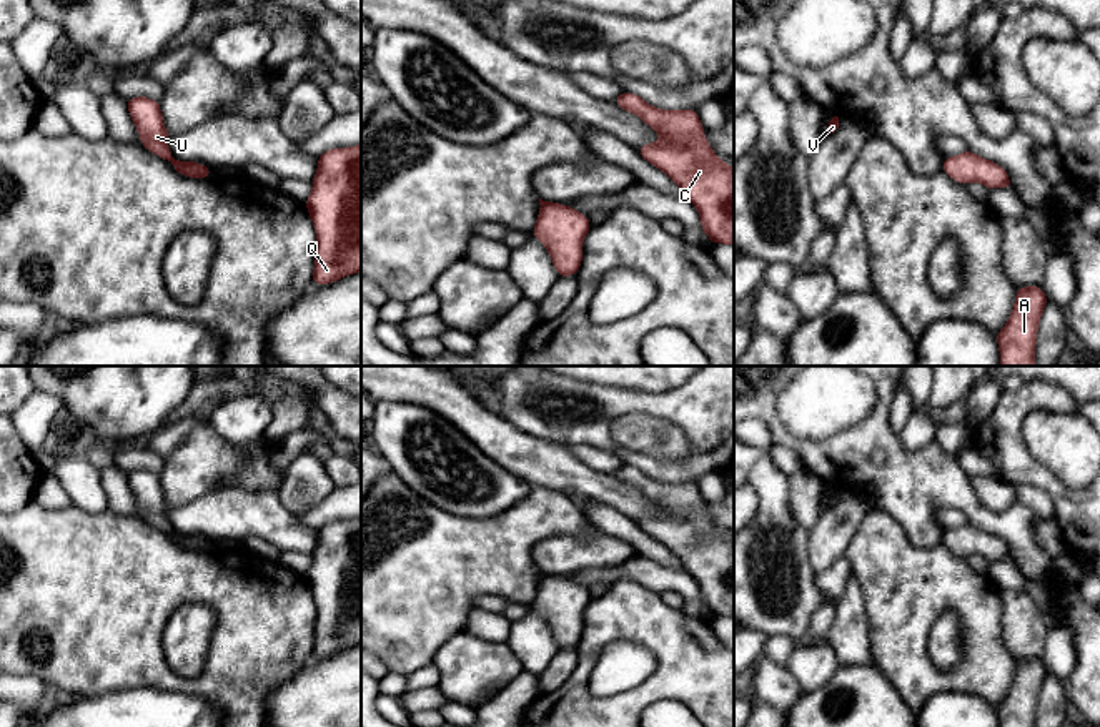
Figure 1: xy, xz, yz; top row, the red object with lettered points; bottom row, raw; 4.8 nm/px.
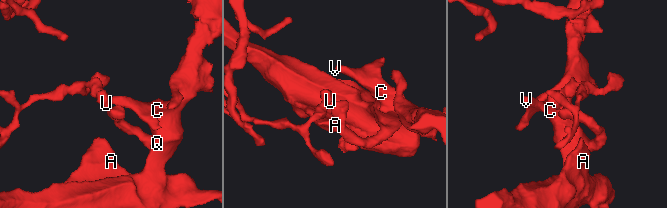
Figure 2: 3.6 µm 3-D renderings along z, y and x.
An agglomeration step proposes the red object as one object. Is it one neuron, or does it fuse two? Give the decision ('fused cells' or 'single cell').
fused cells

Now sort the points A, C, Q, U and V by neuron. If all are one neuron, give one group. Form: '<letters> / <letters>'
A C Q V / U

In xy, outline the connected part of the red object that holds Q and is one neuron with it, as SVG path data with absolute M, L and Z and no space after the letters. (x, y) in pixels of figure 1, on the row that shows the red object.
M361 145L331 148L318 156L311 185L305 201L318 236L311 283L328 284L361 271Z

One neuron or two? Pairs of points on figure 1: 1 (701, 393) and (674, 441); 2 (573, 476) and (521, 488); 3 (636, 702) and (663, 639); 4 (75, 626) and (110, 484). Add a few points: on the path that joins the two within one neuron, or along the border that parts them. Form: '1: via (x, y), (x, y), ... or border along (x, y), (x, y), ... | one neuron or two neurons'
1: border along (646, 413), (673, 421), (684, 433), (693, 451) | two neurons
2: border along (498, 463), (531, 488) | two neurons
3: via (651, 687), (666, 672), (666, 654) | one neuron
4: border along (110, 508), (122, 514), (140, 518) | two neurons

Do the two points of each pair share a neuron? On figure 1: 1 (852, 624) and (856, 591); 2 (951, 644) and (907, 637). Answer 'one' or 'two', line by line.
1: one
2: two

